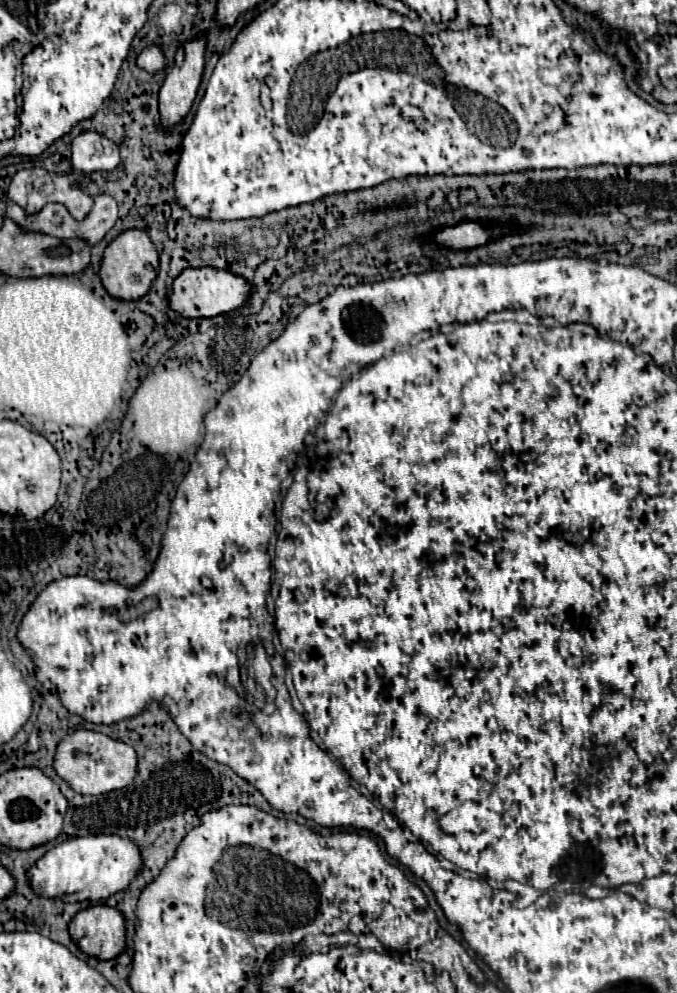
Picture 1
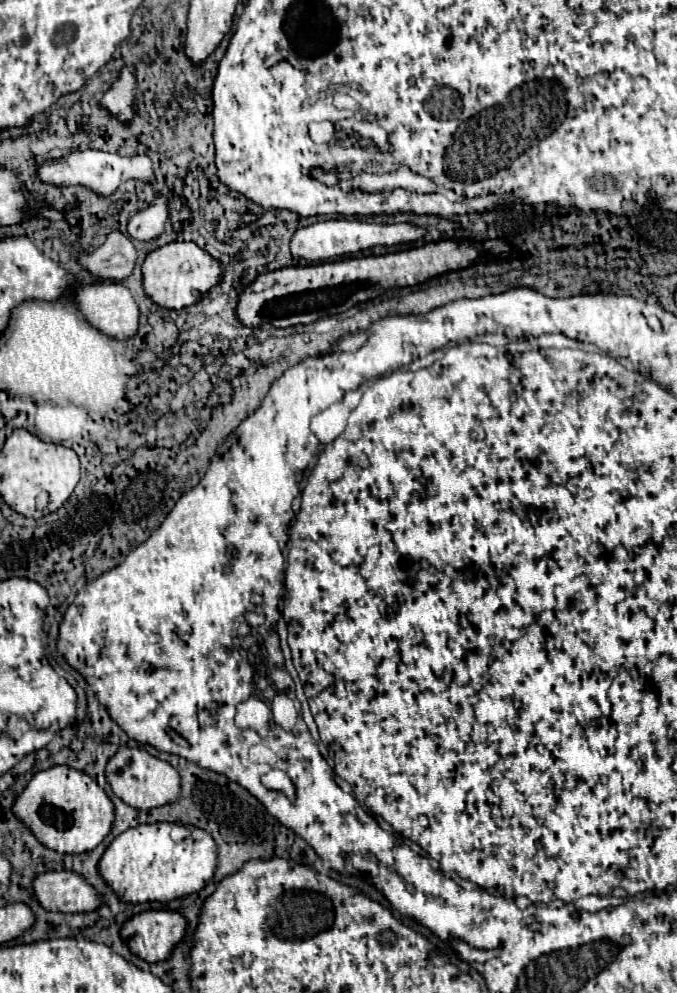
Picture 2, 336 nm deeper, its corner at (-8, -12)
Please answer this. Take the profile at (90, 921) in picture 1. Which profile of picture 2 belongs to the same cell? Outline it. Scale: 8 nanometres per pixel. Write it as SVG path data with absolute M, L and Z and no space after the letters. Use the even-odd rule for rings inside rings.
M146 910L124 922L120 938L132 954L146 960L148 964L154 964L170 956L184 930L186 920L178 912Z

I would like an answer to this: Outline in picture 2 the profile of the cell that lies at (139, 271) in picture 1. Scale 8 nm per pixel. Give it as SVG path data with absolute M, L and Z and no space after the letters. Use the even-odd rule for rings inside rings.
M170 242L166 246L152 250L146 256L146 260L142 264L144 292L158 306L180 310L184 306L196 304L212 286L216 286L220 272L222 272L220 264L208 252L198 248L196 244L192 244L192 242Z

